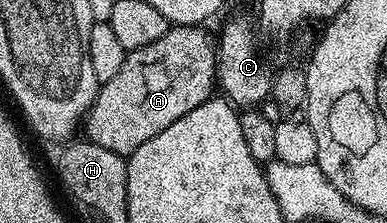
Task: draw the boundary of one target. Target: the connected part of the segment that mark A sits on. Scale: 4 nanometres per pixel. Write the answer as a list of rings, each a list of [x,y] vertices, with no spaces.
[[[174,25],[156,43],[129,50],[119,73],[101,82],[98,97],[84,118],[85,136],[108,151],[129,155],[152,135],[160,135],[164,127],[172,127],[180,115],[210,100],[216,89],[218,51],[215,38],[204,30],[197,25]]]

